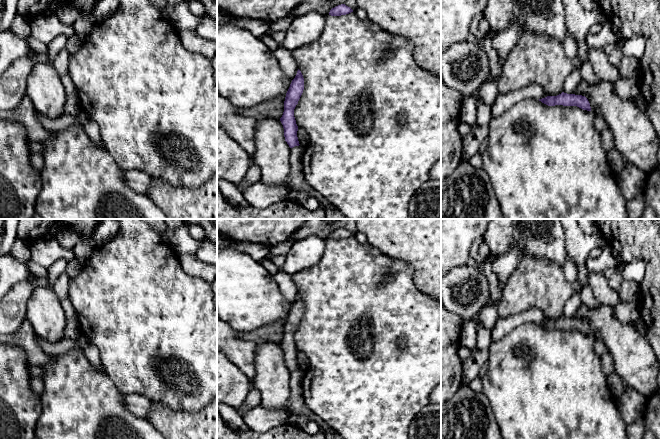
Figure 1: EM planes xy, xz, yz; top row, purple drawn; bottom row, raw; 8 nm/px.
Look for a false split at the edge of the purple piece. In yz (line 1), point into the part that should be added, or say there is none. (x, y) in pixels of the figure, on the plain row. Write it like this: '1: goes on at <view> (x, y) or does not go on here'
1: does not go on here

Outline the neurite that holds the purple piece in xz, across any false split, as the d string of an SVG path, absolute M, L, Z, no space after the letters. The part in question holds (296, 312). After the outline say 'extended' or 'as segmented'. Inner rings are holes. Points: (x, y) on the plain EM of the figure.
M298 293L295 302L292 304L286 317L284 325L284 336L280 345L284 352L285 365L290 373L290 394L288 399L288 413L292 415L305 415L310 418L312 424L317 424L321 430L329 429L325 421L313 414L305 404L302 395L302 377L304 371L299 368L297 355L298 350L294 341L294 333L304 314L304 302Z; extended

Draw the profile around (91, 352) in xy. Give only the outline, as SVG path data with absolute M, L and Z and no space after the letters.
M80 337L80 344L81 350L93 365L96 367L104 367L100 359L100 352L95 345L83 337Z

